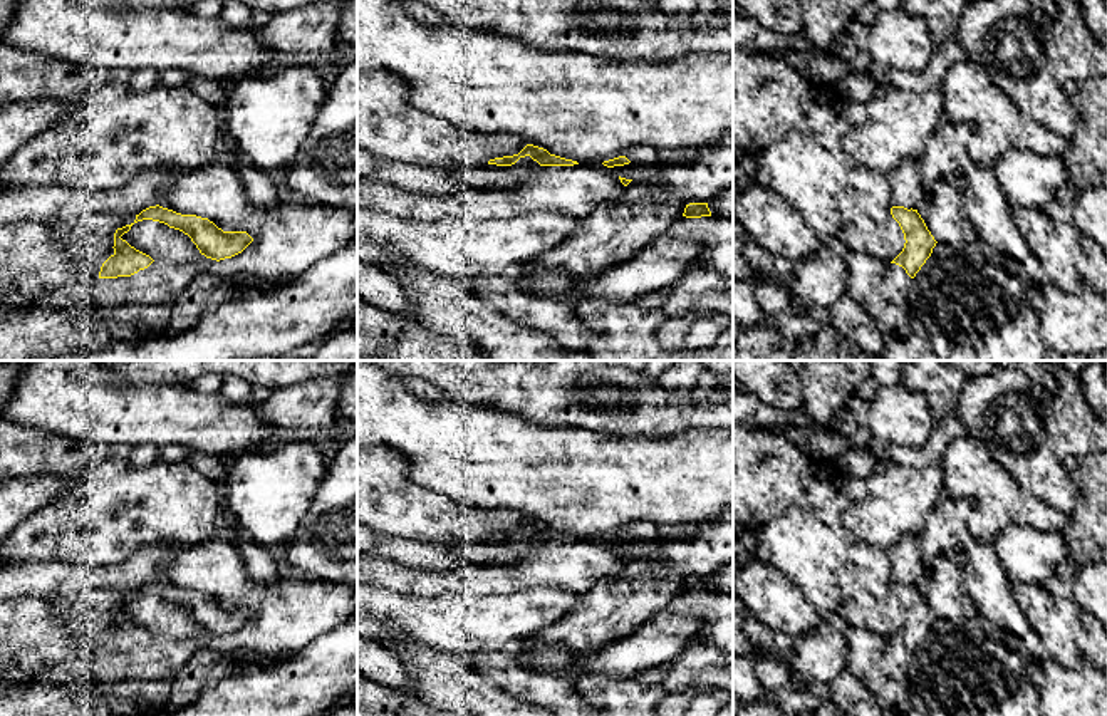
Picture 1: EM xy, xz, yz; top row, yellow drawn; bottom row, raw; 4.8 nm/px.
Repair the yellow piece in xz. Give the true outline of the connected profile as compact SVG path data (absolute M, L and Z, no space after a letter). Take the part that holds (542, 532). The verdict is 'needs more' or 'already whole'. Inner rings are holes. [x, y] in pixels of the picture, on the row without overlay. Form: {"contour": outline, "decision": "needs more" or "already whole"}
{"contour": "M527 520L518 530L490 535L488 540L512 542L520 533L525 533L525 532L530 532L540 542L574 542L574 540L579 540L577 537L550 530L547 525L533 521L533 520Z", "decision": "already whole"}

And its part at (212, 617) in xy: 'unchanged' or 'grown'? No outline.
unchanged

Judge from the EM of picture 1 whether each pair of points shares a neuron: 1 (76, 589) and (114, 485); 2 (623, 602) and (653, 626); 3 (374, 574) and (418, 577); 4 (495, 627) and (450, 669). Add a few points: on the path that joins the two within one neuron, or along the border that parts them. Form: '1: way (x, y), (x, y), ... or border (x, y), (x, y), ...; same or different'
1: border (39, 559), (77, 564); different
2: border (661, 611), (631, 632), (613, 639); different
3: way (384, 574), (408, 577); same
4: border (425, 644), (462, 658); different

